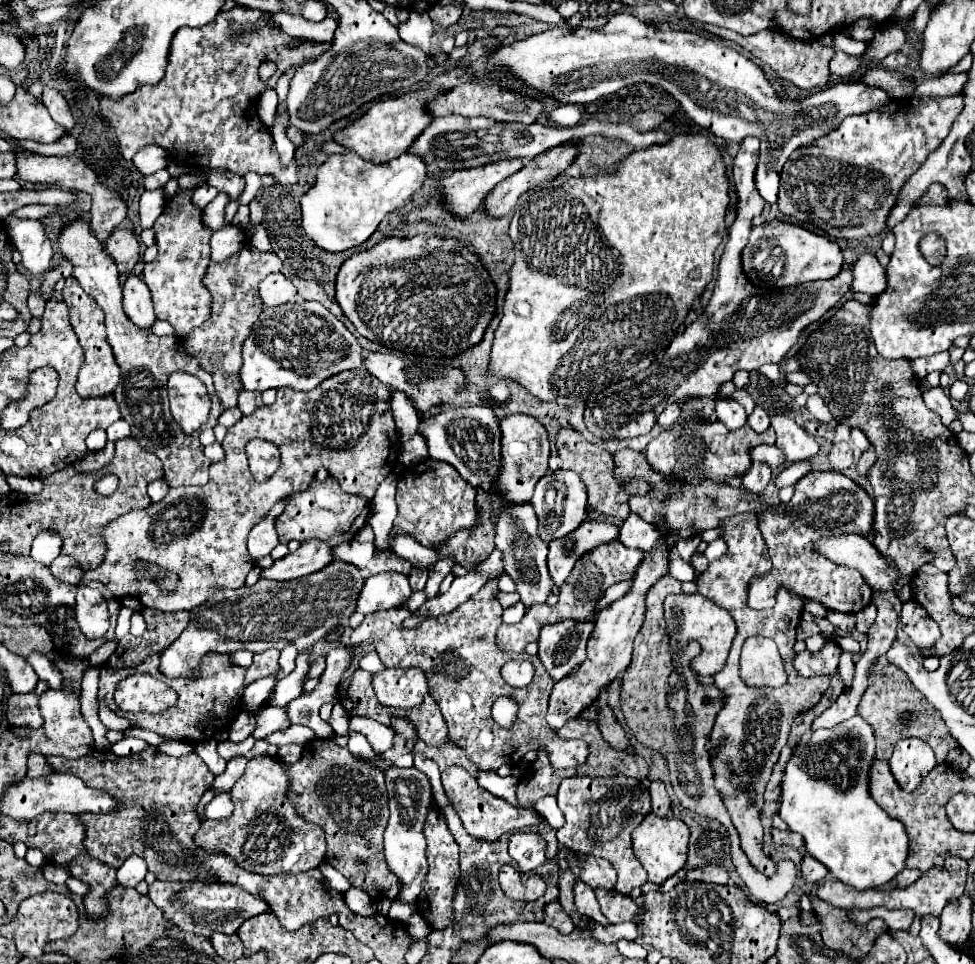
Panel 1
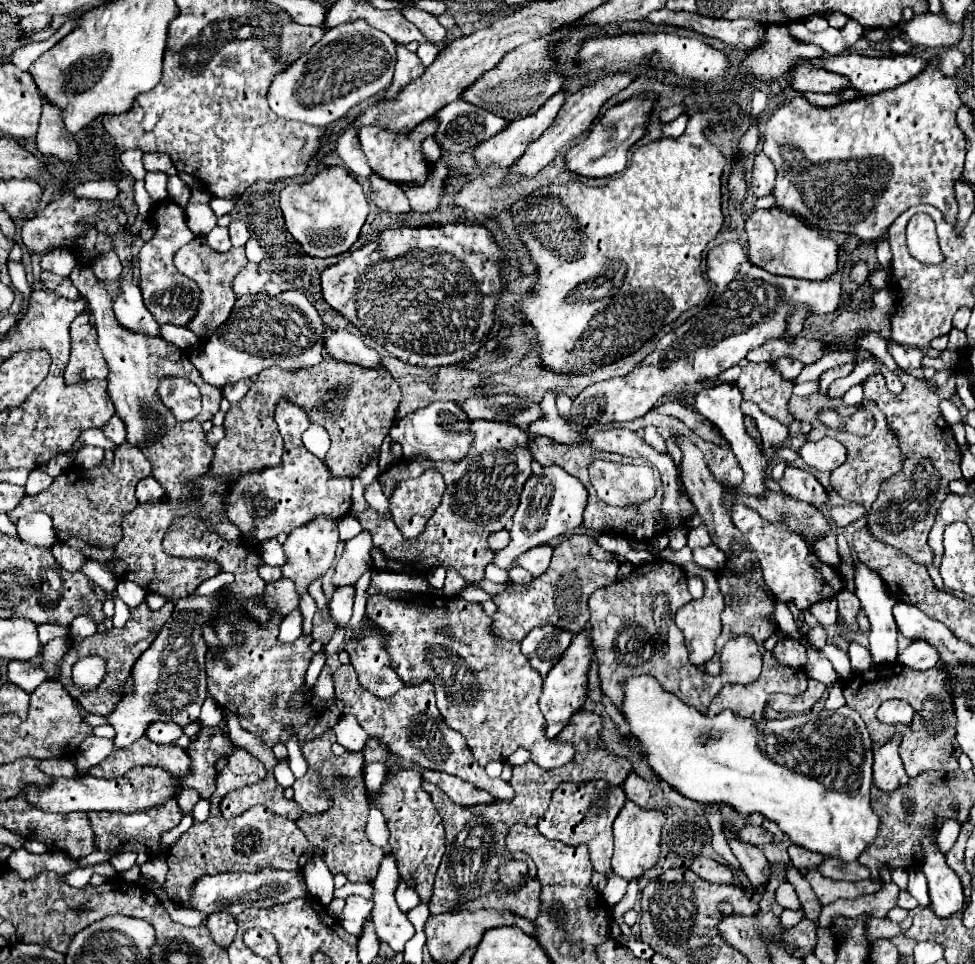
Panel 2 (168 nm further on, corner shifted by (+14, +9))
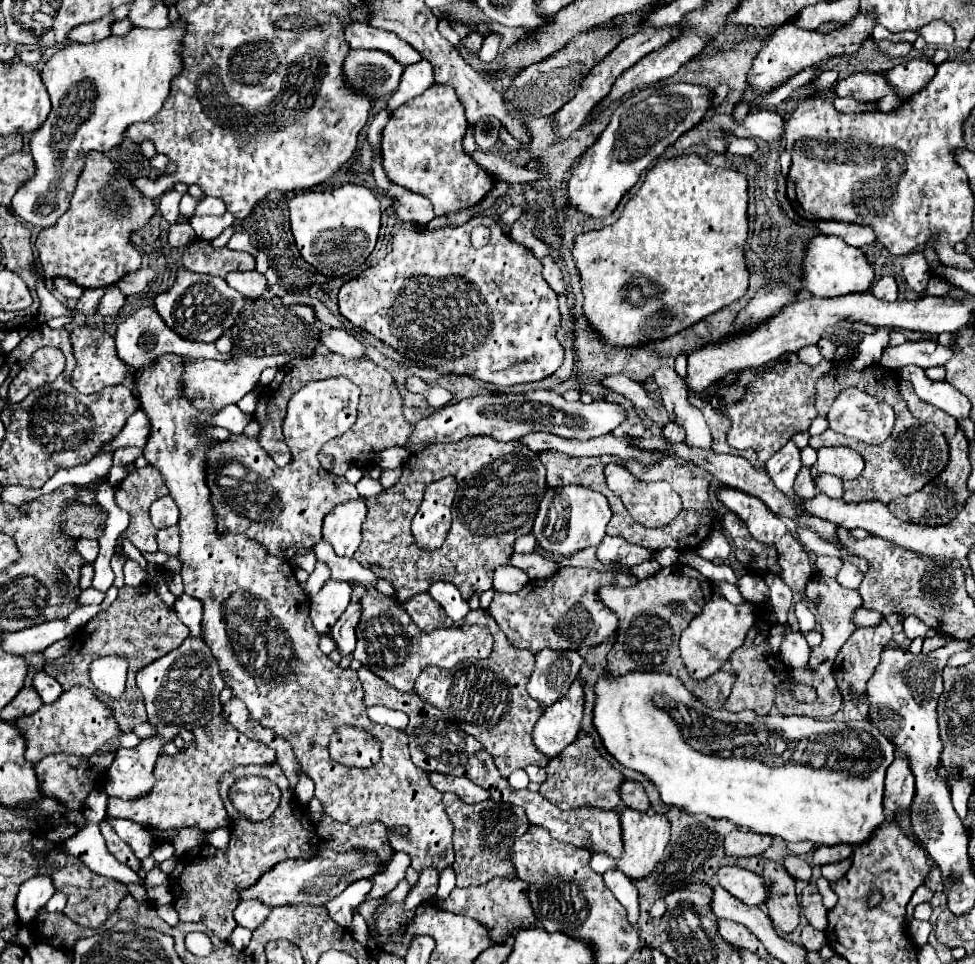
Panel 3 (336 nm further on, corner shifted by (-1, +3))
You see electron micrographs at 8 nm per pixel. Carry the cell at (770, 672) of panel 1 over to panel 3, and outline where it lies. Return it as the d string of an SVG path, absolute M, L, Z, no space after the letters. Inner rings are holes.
M673 564L671 568L661 568L657 574L653 574L651 578L639 580L637 584L625 588L619 584L607 584L599 590L601 600L617 614L619 618L619 628L617 628L617 638L615 638L615 646L609 652L607 660L609 660L609 672L613 674L623 674L627 670L659 670L659 672L669 672L675 674L677 678L683 680L683 684L687 684L687 690L691 690L707 708L723 708L723 702L729 698L731 686L735 682L735 676L731 672L717 672L705 680L693 680L685 668L685 662L681 660L679 654L679 636L681 632L689 626L689 622L701 614L703 606L707 604L707 600L713 596L713 584L701 576L697 570L693 570L691 566L683 566L683 564Z

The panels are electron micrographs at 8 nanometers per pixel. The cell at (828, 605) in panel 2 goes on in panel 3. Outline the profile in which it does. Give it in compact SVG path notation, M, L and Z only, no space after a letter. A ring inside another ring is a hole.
M859 608L855 612L857 626L877 626L877 624L881 624L881 618L883 618L883 614L873 612L873 610L865 610L865 608Z

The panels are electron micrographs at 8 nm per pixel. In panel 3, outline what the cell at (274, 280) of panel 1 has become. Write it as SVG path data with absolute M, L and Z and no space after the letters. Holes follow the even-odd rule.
M249 270L249 272L229 272L225 276L227 284L235 290L239 290L241 294L249 296L249 298L259 298L263 294L263 290L267 288L267 280L263 274Z

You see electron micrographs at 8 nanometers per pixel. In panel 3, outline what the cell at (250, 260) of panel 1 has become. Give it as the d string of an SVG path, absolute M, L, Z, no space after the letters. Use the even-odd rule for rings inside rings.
M193 240L181 258L183 266L191 272L203 272L225 278L233 270L255 270L255 258L249 252L219 248L215 250L207 240Z

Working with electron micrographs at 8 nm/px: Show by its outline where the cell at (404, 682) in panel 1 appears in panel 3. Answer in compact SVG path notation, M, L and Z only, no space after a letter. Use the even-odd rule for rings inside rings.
M349 582L353 592L351 600L361 604L361 620L357 624L357 648L353 658L357 658L365 668L369 668L379 678L387 680L401 692L411 692L417 676L427 666L437 666L451 670L459 660L465 658L489 658L493 636L487 628L481 626L453 626L439 628L433 632L421 632L409 618L409 614L399 606L391 596L381 594L375 584ZM383 656L397 656L393 666L383 664Z

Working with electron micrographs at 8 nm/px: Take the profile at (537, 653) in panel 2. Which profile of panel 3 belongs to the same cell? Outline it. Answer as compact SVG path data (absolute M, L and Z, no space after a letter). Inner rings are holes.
M541 650L535 660L535 670L527 684L527 692L543 708L561 700L569 686L579 676L583 658L573 650Z

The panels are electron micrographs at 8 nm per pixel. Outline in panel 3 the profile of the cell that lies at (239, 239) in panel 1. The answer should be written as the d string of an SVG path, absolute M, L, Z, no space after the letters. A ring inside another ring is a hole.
M235 232L233 238L229 240L227 248L231 248L231 250L247 250L247 252L251 252L251 254L255 252L255 248L253 248L251 242L249 242L249 236L243 234L243 232Z

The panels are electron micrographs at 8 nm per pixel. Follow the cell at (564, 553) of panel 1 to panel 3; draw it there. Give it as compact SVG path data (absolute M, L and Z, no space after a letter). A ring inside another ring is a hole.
M531 552L531 554L511 554L507 564L525 570L531 580L549 578L559 568L555 562L551 562L549 558L543 558L543 556L535 554L535 552Z

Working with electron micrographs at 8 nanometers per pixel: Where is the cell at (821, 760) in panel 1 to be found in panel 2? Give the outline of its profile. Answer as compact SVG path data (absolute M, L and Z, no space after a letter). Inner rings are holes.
M636 676L626 684L622 716L628 722L630 734L638 738L650 768L694 802L730 804L740 816L760 812L764 818L774 820L796 846L846 864L858 860L878 836L880 820L870 808L872 742L864 720L852 708L808 712L784 720L764 718L762 724L754 726L750 720L740 720L728 710L706 716L664 692L652 676Z

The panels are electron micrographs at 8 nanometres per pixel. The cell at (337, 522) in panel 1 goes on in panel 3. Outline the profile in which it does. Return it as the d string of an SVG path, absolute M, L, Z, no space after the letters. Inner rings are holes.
M325 378L309 382L287 404L283 422L285 442L293 454L291 462L279 468L271 456L259 446L257 438L231 434L227 440L215 442L205 456L205 480L211 492L211 506L219 534L247 534L279 556L293 558L297 550L311 550L321 540L321 526L327 512L337 504L359 498L353 484L345 476L333 476L321 468L317 454L321 446L341 436L357 418L359 386L347 378Z

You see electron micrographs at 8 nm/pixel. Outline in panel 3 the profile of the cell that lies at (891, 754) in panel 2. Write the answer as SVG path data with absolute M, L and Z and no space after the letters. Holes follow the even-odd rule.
M895 758L893 764L887 768L885 776L885 796L883 796L883 808L885 816L891 820L897 810L907 808L911 804L911 798L915 794L915 776L911 774L911 768L903 758Z

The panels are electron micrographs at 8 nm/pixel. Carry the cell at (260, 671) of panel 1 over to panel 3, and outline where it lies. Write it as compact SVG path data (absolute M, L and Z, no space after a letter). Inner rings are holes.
M165 354L159 358L157 366L143 370L143 374L135 376L135 390L139 392L141 410L151 418L151 436L145 446L147 462L157 468L169 488L171 498L179 508L179 536L181 536L181 576L185 594L197 598L203 604L203 642L211 648L217 658L221 678L227 686L233 688L233 696L241 698L247 704L251 716L263 726L273 726L277 734L283 734L291 746L295 756L299 758L303 772L315 782L315 798L319 798L325 806L325 812L337 820L351 826L371 824L381 820L387 830L391 826L405 826L409 830L407 836L391 836L387 840L393 850L401 850L409 854L411 866L415 870L423 870L427 866L435 866L443 870L453 864L453 844L451 834L453 826L445 814L443 794L437 792L427 774L419 770L409 756L409 742L403 730L395 730L391 726L381 726L369 720L367 708L363 704L363 688L357 678L357 672L351 668L339 668L317 648L319 634L313 628L309 616L311 598L299 586L293 568L287 560L269 554L255 538L245 534L217 534L215 514L209 502L209 490L203 482L203 446L211 446L211 438L201 436L199 430L209 426L193 426L193 418L209 418L211 414L199 414L199 410L191 410L191 404L179 398L179 374L183 372L183 358ZM337 726L363 726L377 734L381 740L381 758L371 768L349 768L343 766L329 756L330 738Z

